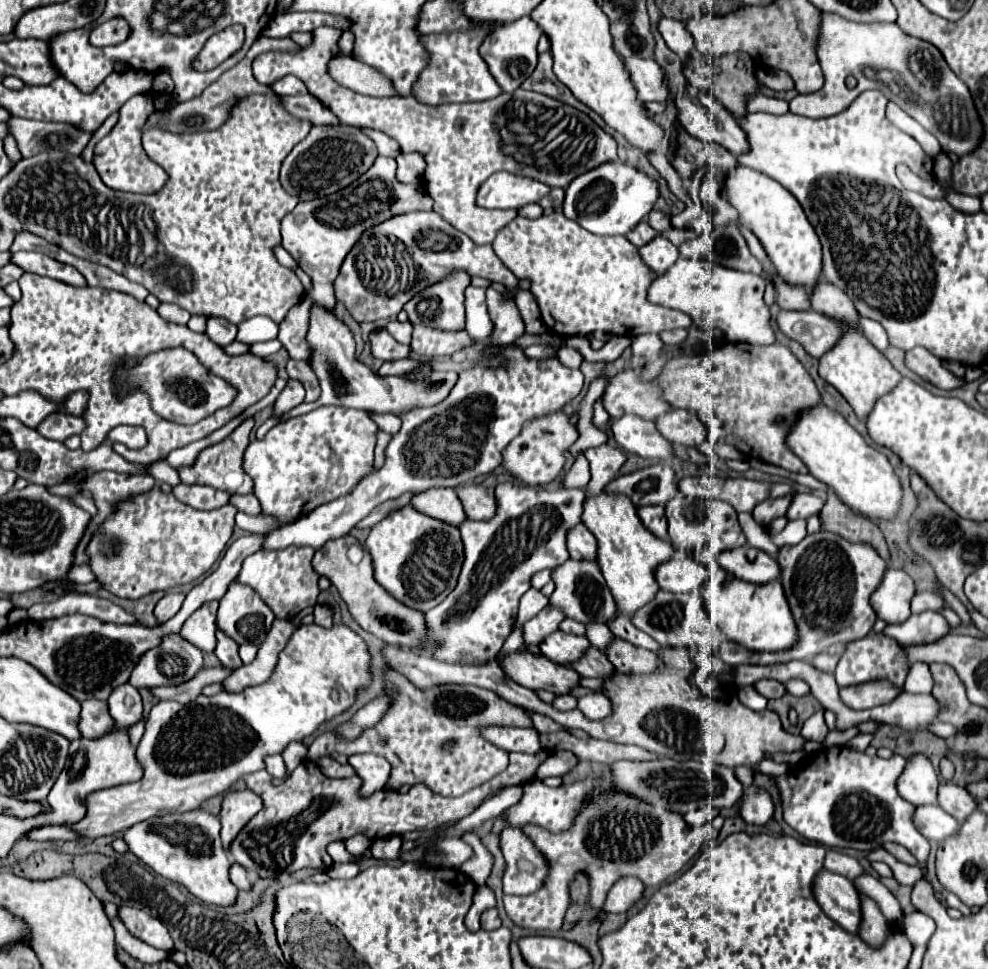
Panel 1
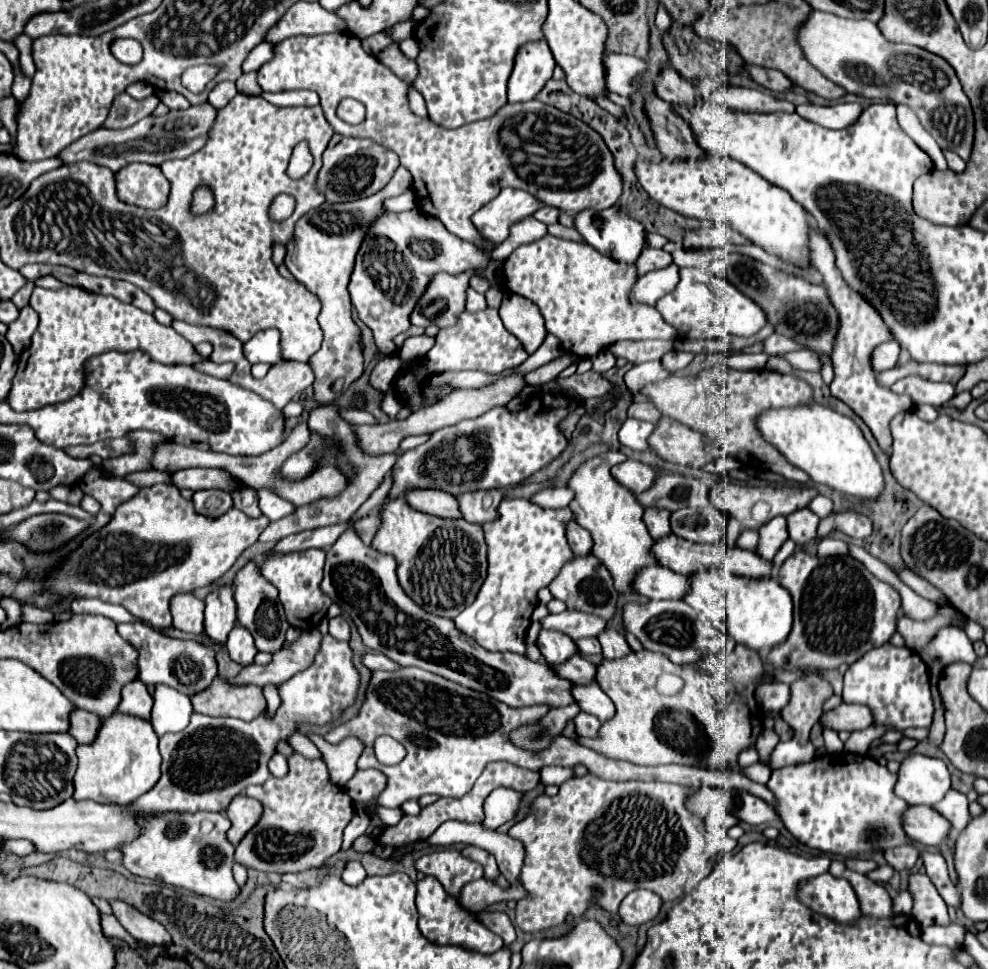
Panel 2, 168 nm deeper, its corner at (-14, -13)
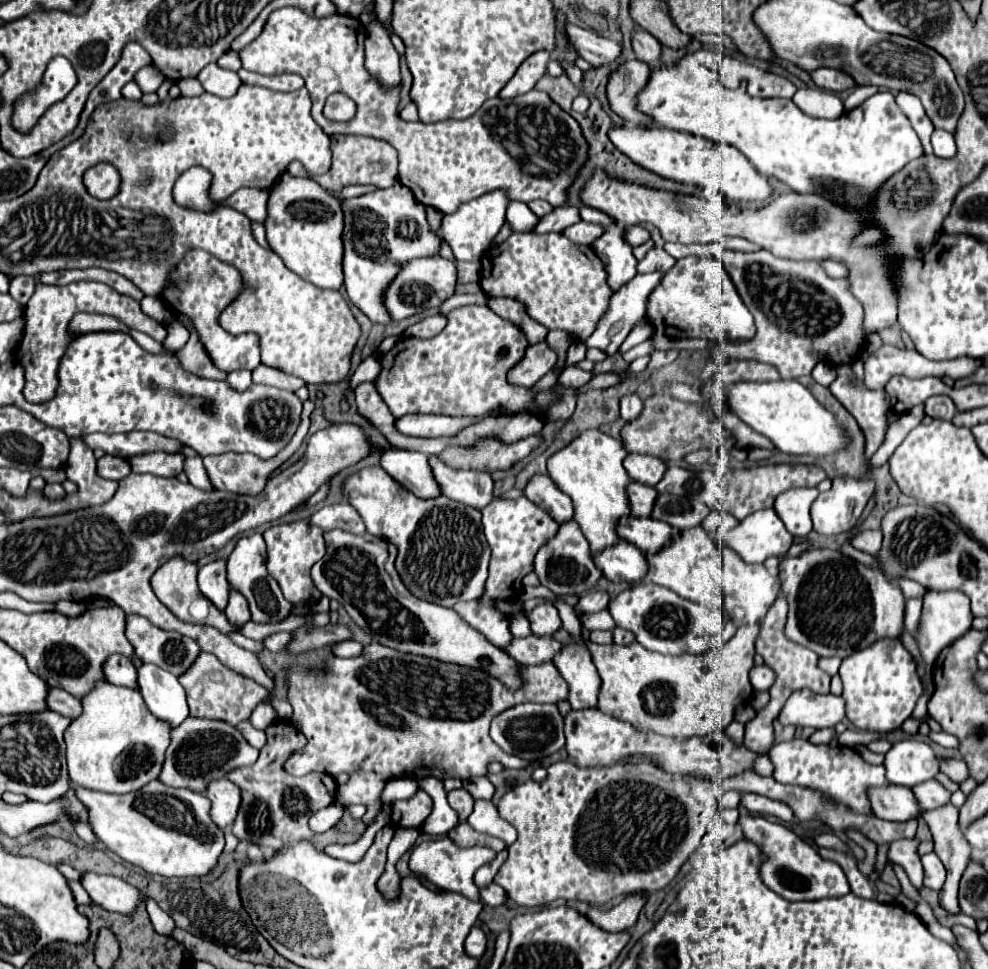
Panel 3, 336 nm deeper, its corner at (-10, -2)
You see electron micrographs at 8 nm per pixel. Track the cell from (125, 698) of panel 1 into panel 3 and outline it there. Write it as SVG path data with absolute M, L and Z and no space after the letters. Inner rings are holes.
M118 654L110 656L104 662L104 674L110 684L136 688L136 668L130 662L130 658L126 658L126 656L118 656Z

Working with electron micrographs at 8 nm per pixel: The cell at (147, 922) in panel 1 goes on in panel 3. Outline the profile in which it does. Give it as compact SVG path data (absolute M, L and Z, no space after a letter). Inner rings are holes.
M90 872L82 876L82 886L90 898L108 912L128 914L134 912L140 904L146 904L146 898L136 886L116 876L98 876Z

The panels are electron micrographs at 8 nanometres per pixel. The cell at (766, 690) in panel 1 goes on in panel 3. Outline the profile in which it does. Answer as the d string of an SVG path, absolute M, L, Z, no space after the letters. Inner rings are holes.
M766 664L754 666L754 668L750 670L750 684L754 686L756 692L766 692L766 690L770 690L772 684L774 684L774 680L776 680L776 674L774 674L772 668L768 668Z

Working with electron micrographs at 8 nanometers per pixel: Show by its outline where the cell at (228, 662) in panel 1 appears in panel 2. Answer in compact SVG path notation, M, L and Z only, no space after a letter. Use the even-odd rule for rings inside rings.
M236 625L226 641L226 649L230 653L230 657L240 663L240 665L250 665L254 655L258 653L258 649L254 647L254 639L250 635L250 631L242 625Z

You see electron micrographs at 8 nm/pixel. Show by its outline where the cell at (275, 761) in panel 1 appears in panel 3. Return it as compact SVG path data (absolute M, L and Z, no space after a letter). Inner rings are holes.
M250 720L242 722L242 724L240 724L240 728L244 730L244 738L248 738L248 742L250 742L252 746L256 746L258 750L260 750L260 748L266 744L266 734L264 734L262 730L256 730L256 728L252 728Z

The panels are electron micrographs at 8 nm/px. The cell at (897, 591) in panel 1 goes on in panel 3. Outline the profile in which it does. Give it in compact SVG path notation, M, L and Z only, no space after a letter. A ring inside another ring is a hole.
M928 590L924 594L924 608L922 608L922 616L918 622L918 634L916 634L916 642L918 646L924 650L924 658L928 662L934 662L936 656L940 654L940 650L948 644L952 644L954 640L958 640L960 636L964 636L970 626L972 626L972 612L970 612L970 600L968 596L964 596L962 592L936 592L936 590Z

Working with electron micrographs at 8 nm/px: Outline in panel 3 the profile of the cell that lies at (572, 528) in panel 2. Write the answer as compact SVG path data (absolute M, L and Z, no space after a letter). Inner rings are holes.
M534 476L524 488L524 496L548 512L558 524L564 524L574 518L572 500L562 494L548 476Z

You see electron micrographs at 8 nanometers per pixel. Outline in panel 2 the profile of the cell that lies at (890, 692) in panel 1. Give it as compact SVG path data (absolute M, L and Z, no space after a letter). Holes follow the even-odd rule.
M842 703L842 705L822 713L820 725L826 729L834 729L834 731L850 731L850 733L860 731L860 729L866 729L872 725L872 711L868 711L868 707L864 707L864 705Z

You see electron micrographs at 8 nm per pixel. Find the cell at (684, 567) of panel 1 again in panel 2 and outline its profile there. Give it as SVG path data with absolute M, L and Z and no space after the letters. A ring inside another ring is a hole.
M648 565L636 571L632 589L648 599L682 599L688 593L688 577L668 571L668 567Z

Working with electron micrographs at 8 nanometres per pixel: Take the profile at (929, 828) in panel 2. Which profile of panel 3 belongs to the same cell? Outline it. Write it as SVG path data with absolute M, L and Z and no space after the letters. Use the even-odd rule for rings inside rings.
M892 786L888 788L872 788L868 792L872 812L890 822L906 822L906 820L916 820L922 816L922 808L918 808L918 800L910 788L904 786Z

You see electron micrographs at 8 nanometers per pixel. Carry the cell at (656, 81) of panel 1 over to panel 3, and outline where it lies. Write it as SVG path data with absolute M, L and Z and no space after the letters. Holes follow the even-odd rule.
M566 24L566 32L578 50L578 54L590 62L594 68L606 66L614 62L622 54L622 44L612 38L604 38L600 34L594 34L590 30L578 28L574 24Z

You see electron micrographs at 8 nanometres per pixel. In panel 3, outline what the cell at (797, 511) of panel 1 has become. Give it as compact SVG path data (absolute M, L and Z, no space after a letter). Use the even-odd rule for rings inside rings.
M792 488L782 492L776 502L774 510L778 512L780 520L784 522L786 530L792 536L808 536L812 532L810 520L810 506L818 498L816 488Z

